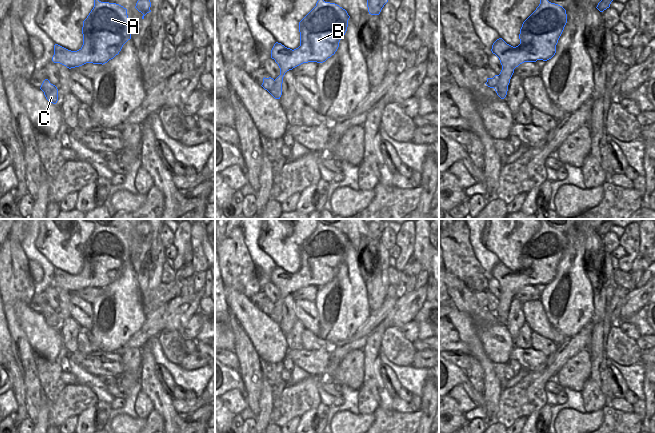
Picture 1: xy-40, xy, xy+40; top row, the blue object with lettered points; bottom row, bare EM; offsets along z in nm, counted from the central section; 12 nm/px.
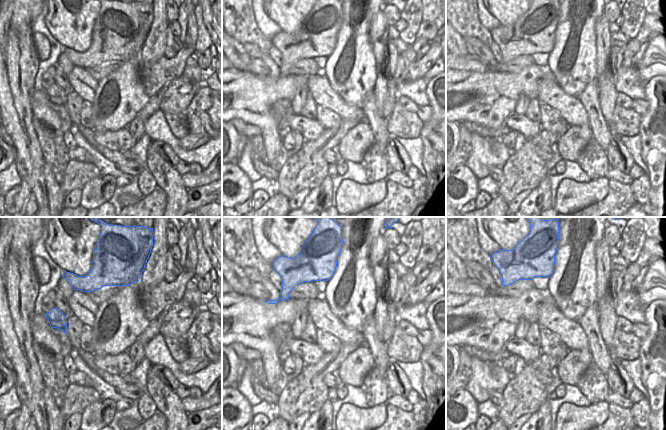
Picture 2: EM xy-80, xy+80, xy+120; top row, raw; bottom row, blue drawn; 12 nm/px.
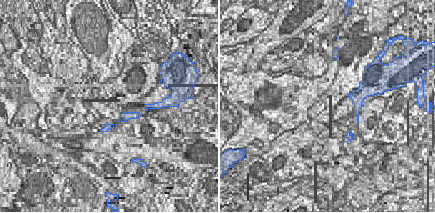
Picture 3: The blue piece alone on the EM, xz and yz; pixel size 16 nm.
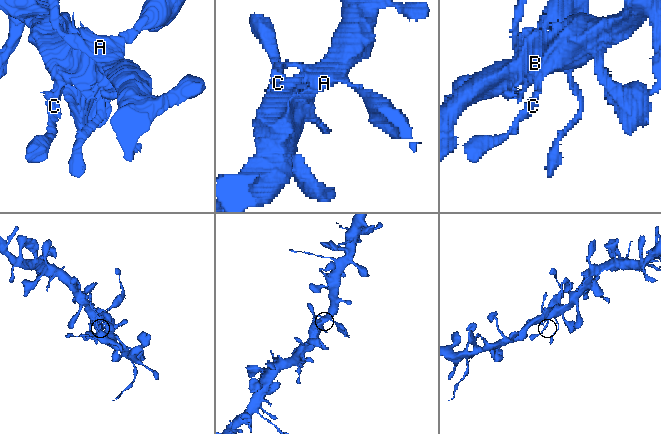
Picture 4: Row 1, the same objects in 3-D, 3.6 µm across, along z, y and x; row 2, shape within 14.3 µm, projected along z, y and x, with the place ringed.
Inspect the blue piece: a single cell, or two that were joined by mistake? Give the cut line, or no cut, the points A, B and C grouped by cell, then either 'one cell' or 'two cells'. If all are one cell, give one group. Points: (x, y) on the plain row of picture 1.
cut xy+40 (502, 289), (513, 294); groups A B / C; two cells

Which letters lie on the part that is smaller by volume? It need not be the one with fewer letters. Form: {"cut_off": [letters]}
{"cut_off": ["C"]}

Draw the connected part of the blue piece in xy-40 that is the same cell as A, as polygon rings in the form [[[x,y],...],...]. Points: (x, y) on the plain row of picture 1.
[[[94,222],[94,231],[83,245],[82,258],[83,269],[77,275],[55,268],[52,285],[71,293],[86,287],[103,289],[113,283],[131,263],[127,233]]]

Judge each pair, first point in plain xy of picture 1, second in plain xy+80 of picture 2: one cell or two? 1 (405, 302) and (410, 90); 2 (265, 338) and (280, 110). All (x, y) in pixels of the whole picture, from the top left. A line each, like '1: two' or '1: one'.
1: two
2: one

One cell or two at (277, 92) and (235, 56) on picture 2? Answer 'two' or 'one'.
two

